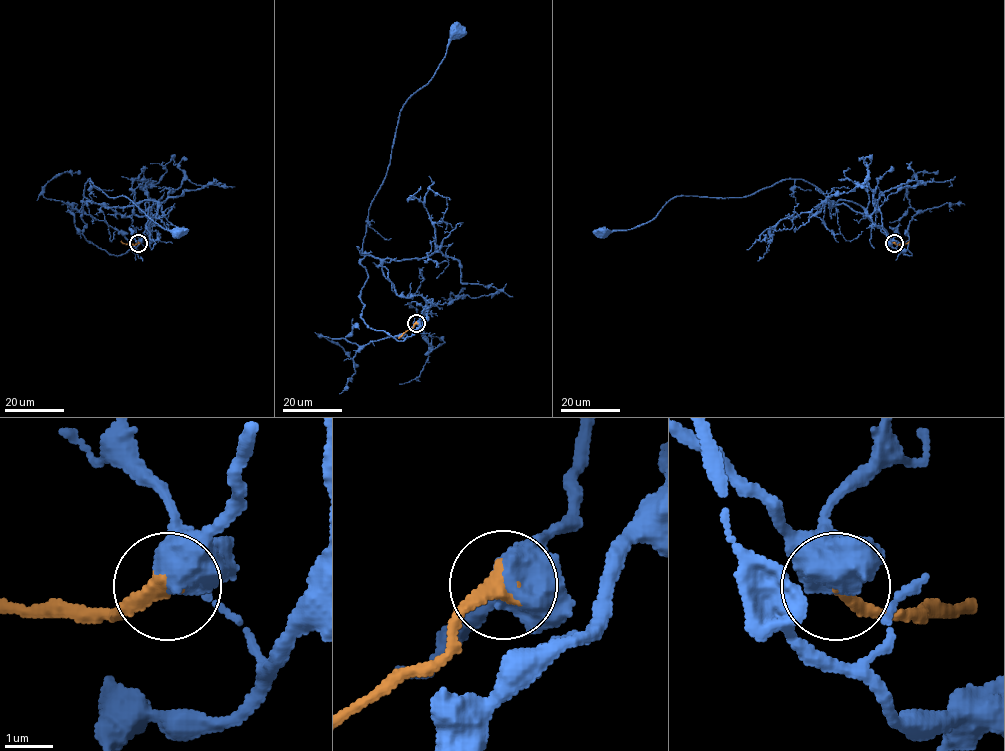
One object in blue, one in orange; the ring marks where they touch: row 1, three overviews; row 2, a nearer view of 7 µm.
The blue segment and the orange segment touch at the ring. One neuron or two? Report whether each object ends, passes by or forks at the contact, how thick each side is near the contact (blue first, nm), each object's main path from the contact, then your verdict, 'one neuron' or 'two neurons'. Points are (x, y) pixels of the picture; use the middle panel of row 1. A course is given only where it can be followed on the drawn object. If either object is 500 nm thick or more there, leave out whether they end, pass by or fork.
calibres 900 and 360 nm; course blue (416, 322), (429, 302), (401, 297), (381, 262), (362, 254), (362, 244), (399, 112), (432, 78), (455, 31); course orange (416, 322), (398, 338); one neuron

